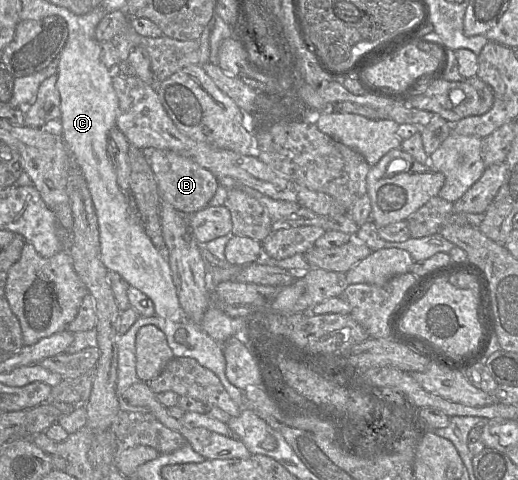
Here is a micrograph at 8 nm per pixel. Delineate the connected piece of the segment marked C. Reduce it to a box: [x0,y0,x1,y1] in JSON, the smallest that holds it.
[57,34,186,322]

